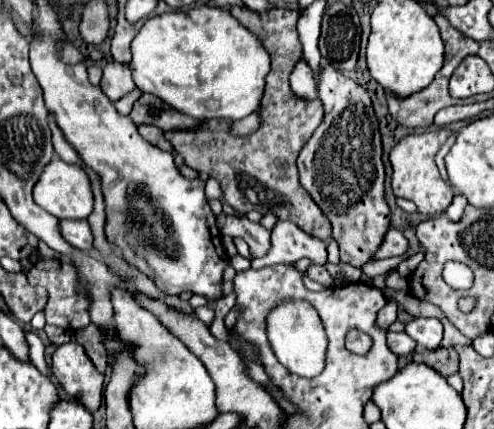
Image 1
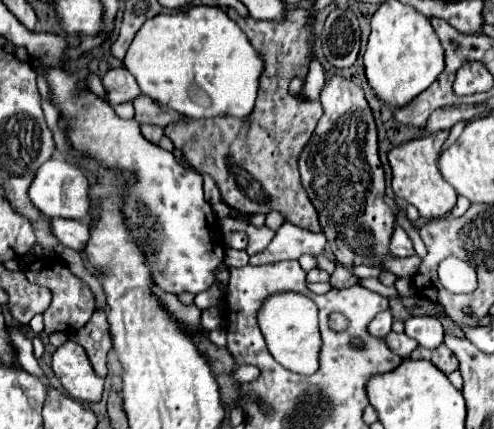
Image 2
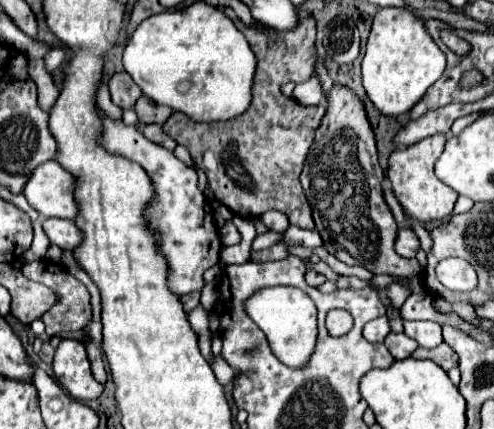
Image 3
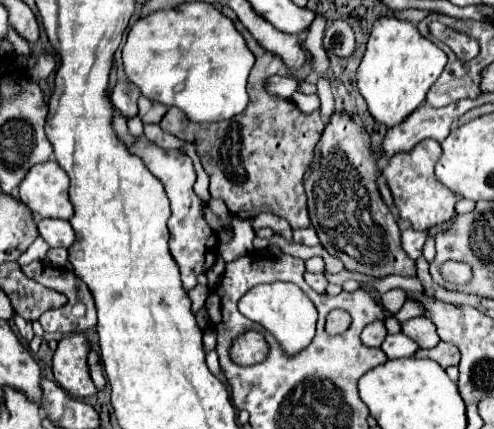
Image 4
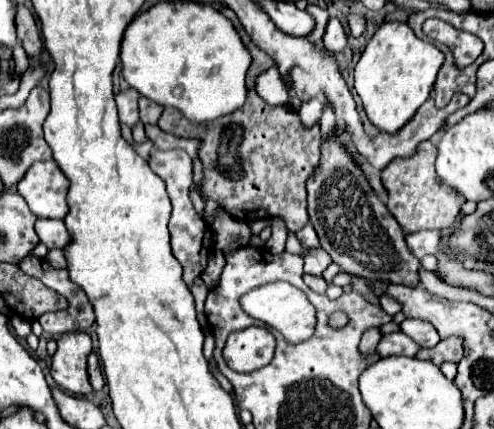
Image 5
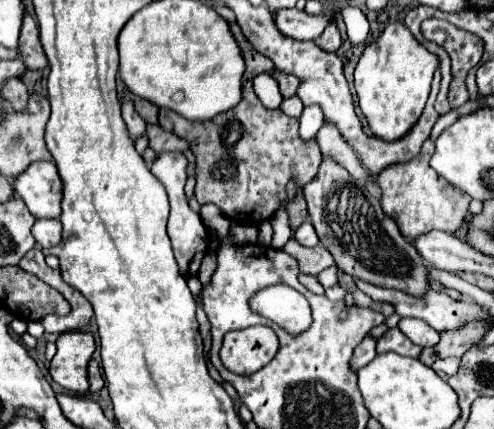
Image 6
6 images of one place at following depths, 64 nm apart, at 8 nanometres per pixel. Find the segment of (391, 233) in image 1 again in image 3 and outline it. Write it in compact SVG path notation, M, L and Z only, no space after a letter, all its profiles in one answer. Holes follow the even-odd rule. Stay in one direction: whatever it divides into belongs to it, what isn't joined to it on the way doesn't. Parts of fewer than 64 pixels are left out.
M402 228L398 230L398 238L396 238L396 252L404 258L414 258L416 252L420 248L420 240L416 236L416 232L412 228Z

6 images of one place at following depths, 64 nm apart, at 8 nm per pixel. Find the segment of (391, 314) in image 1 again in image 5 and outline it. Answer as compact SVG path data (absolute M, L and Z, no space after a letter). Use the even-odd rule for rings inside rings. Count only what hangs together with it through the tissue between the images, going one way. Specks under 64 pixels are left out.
M378 328L366 330L364 336L362 336L362 342L360 342L360 352L362 352L364 356L372 356L372 354L376 352L376 344L378 344L378 342L380 342L380 332L378 332Z

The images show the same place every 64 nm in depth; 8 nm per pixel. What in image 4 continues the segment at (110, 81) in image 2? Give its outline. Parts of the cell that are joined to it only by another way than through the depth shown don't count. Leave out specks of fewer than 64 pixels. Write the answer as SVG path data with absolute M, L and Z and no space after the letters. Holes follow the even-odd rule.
M118 80L118 84L114 86L110 98L112 98L112 104L116 106L116 110L120 110L120 114L126 120L130 120L130 118L134 118L138 114L136 100L140 98L140 90L132 82Z

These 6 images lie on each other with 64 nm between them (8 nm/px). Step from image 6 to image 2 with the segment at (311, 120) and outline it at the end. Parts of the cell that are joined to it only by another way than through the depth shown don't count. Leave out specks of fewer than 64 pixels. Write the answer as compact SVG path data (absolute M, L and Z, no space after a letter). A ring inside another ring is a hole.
M312 58L310 72L308 72L306 80L304 80L300 96L306 98L306 100L318 100L322 86L324 86L324 68L320 66L320 62L316 58Z

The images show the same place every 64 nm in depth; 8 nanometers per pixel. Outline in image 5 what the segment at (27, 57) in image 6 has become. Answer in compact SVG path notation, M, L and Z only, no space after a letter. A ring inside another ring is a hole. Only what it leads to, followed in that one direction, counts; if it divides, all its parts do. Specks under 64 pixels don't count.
M18 6L18 14L16 14L16 30L18 30L18 40L22 42L22 48L26 50L26 54L30 58L36 58L42 54L42 40L40 40L40 32L36 26L36 20L32 16L32 12L24 6Z

